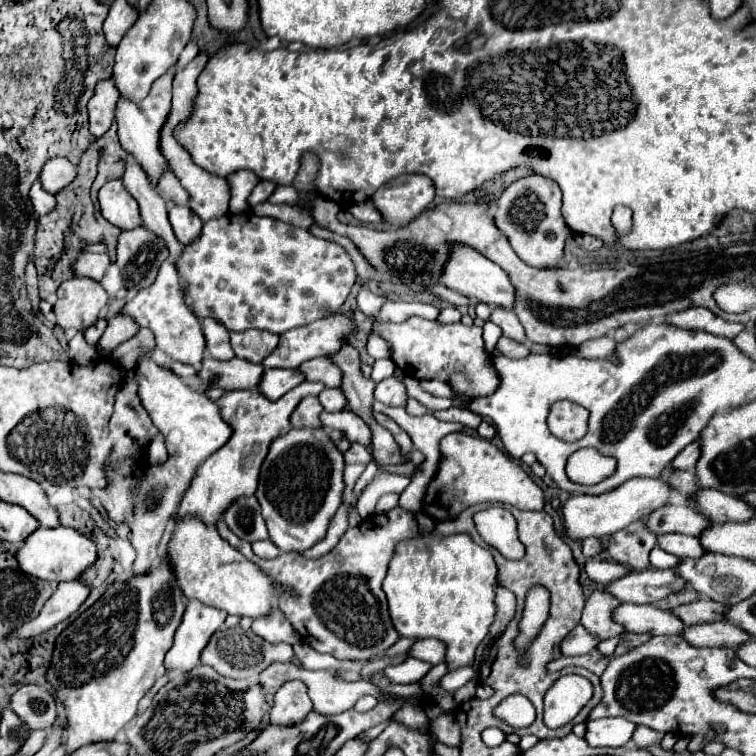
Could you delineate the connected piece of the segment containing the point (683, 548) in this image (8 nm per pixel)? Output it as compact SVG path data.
M662 534L658 536L658 546L678 558L698 558L704 554L698 538L690 538L684 534Z

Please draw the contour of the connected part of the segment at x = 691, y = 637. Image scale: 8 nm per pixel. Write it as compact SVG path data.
M708 622L686 626L686 630L682 630L680 636L692 646L726 646L726 648L734 648L750 638L746 632L732 626L730 622Z

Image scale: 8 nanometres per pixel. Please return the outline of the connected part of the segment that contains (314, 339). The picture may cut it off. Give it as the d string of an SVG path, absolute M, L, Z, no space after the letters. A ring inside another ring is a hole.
M332 314L328 318L312 322L308 326L288 330L286 334L282 334L280 344L276 346L276 350L270 356L264 358L262 366L264 368L298 368L306 360L312 360L312 358L318 358L318 356L326 356L326 354L334 354L340 348L342 338L348 338L348 334L352 330L354 330L352 320L348 320L346 316L340 316L340 314Z

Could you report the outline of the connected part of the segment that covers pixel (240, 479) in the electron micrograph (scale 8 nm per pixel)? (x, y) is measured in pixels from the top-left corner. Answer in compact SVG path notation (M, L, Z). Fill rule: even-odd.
M302 382L294 390L286 392L282 398L276 402L270 402L256 390L234 390L226 392L220 400L220 414L222 418L232 426L234 436L218 450L214 452L208 460L202 462L202 466L196 470L196 476L186 490L182 504L176 512L176 520L182 520L188 514L194 514L198 520L202 520L206 526L218 524L222 520L222 514L226 512L226 506L230 502L242 498L242 496L252 496L258 486L258 474L260 466L268 454L272 438L278 438L282 434L290 432L290 414L294 412L294 406L308 396L314 394L318 396L324 390L322 382Z

